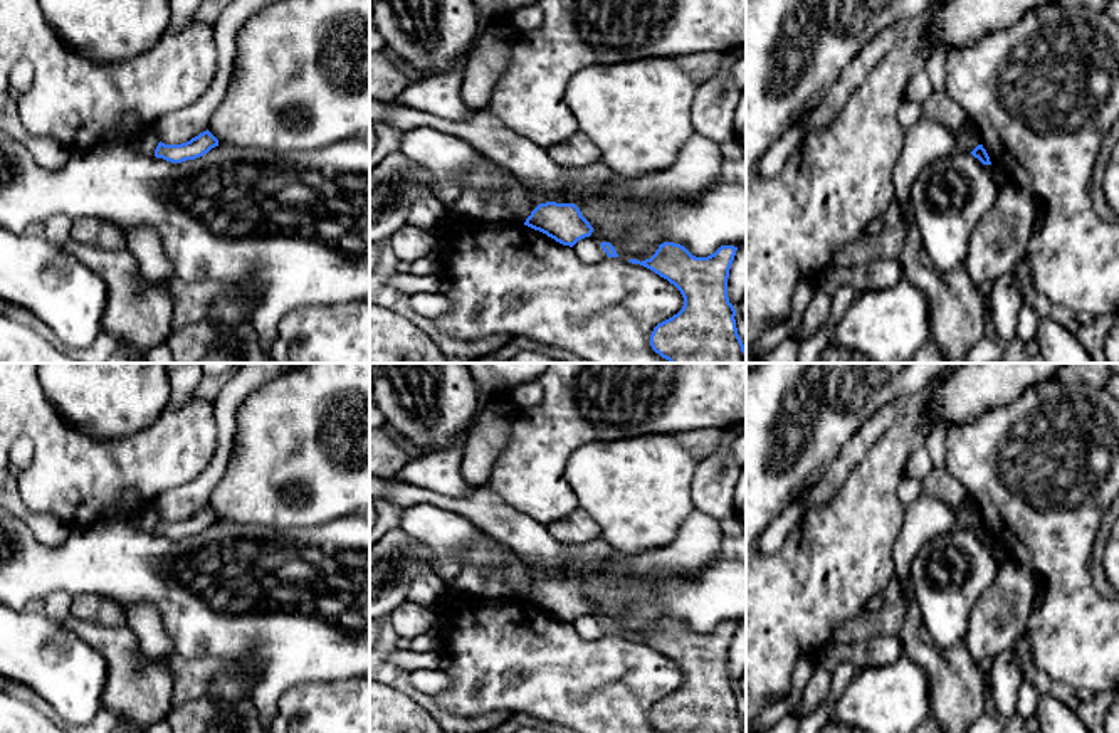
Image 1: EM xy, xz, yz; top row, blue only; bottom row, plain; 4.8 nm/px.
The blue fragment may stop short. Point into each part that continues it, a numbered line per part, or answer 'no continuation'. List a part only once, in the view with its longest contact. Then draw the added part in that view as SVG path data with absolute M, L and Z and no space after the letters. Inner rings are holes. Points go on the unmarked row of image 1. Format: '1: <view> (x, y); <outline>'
no continuation

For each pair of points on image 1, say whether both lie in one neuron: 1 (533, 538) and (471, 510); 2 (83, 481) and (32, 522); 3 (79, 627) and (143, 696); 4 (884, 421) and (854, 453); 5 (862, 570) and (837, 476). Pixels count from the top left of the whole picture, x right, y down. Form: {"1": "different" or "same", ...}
{"1": "same", "2": "different", "3": "same", "4": "same", "5": "different"}

